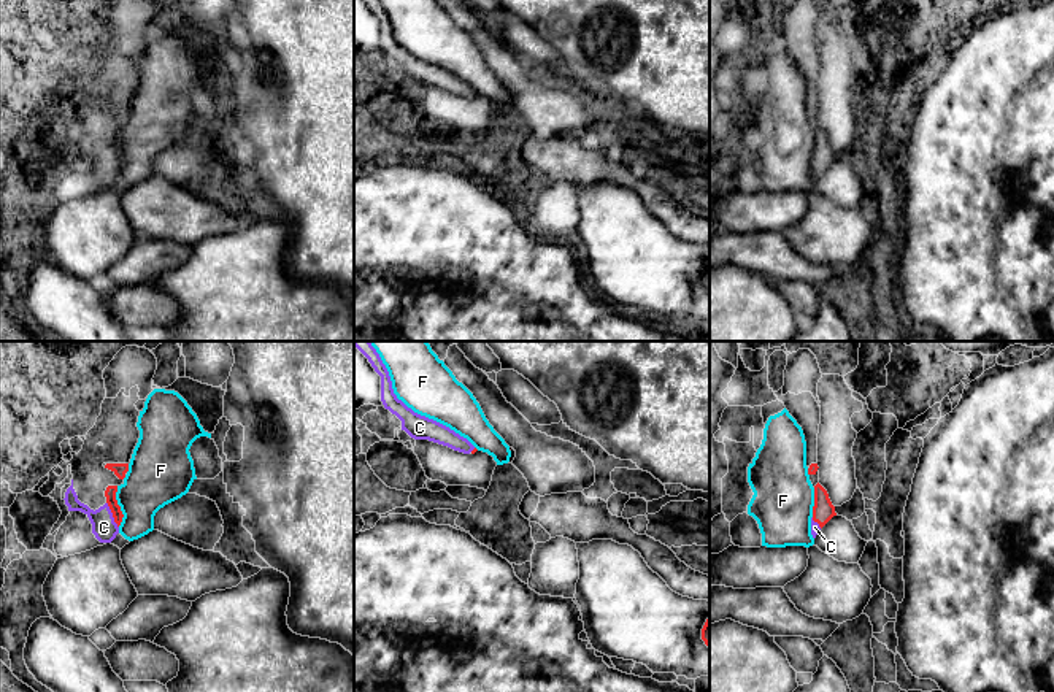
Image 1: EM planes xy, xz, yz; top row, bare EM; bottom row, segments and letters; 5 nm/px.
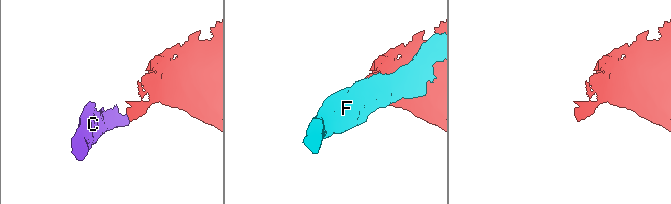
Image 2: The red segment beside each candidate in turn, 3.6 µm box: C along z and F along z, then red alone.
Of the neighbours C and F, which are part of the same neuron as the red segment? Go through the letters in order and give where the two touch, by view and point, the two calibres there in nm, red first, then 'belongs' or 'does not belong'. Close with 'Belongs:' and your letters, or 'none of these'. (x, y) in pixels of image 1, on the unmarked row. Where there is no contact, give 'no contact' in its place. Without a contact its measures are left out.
C: contact xy (113, 159); calibres 60 and 120 nm; belongs
F: contact xy (119, 151); calibres 60 and 300 nm; does not belong
Belongs: C

